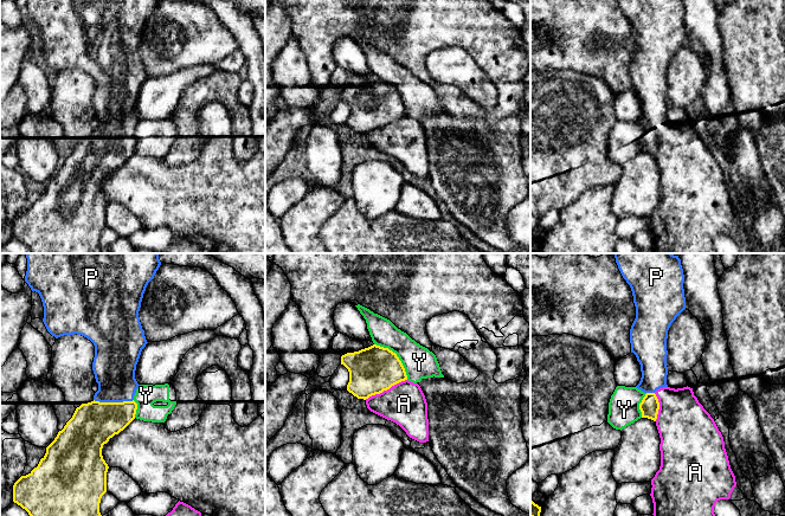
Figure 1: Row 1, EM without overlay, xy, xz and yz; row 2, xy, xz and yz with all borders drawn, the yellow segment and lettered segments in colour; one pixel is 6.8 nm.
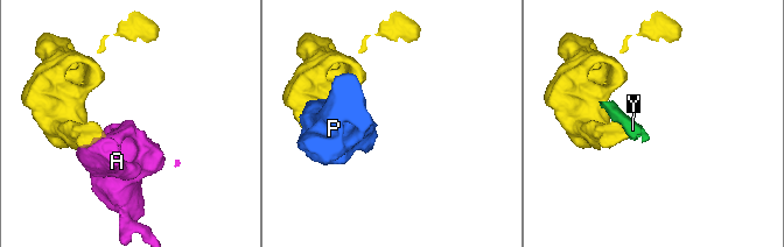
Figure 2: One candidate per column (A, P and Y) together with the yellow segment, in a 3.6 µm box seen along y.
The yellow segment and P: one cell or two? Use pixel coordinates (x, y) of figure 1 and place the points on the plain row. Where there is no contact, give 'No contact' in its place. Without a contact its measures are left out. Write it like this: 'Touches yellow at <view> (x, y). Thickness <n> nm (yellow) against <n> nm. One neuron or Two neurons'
Touches yellow at xy (114, 137). Thickness 300 nm (yellow) against 300 nm. One neuron

